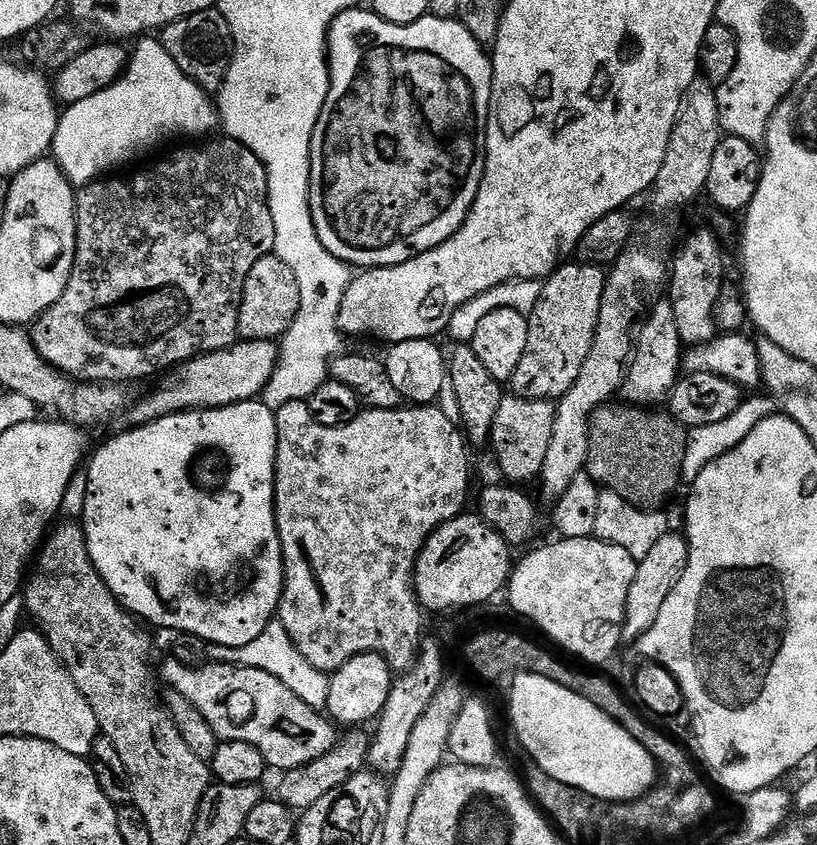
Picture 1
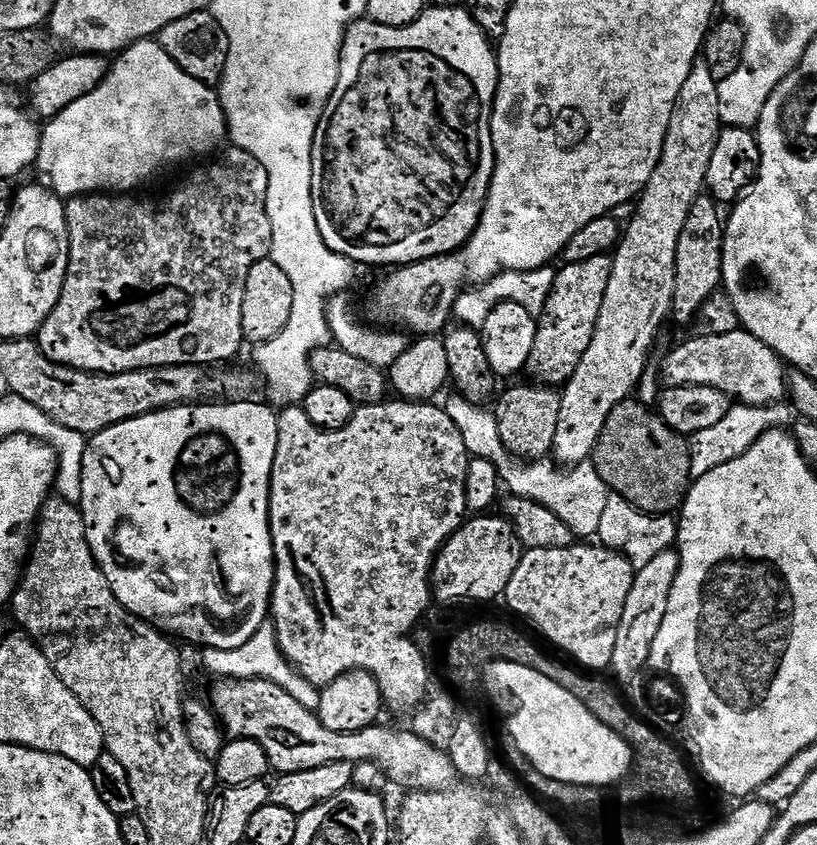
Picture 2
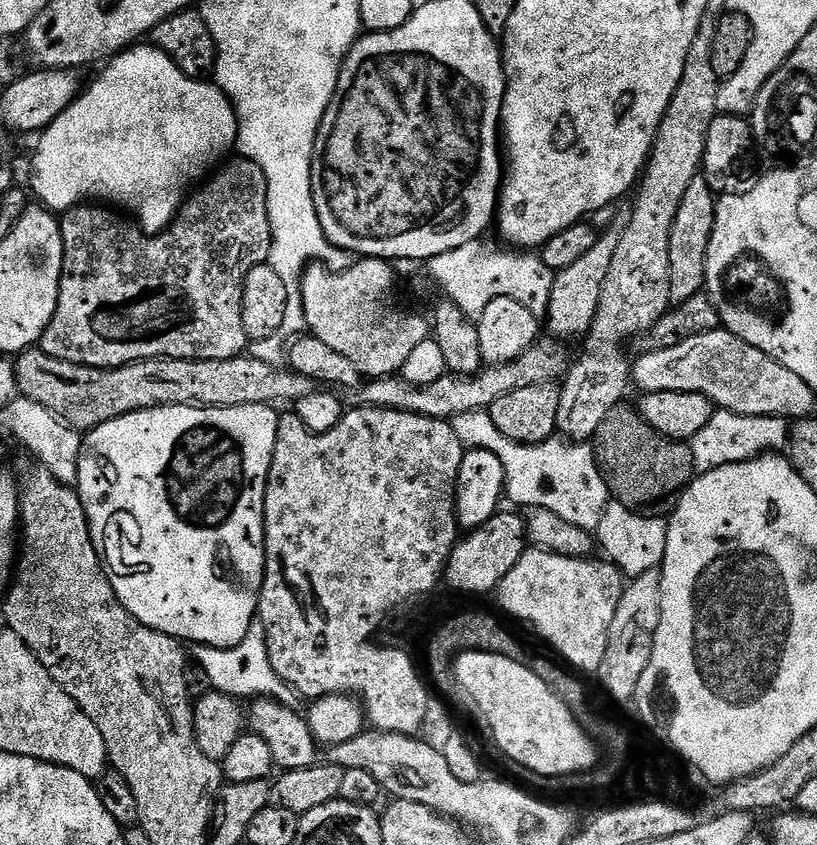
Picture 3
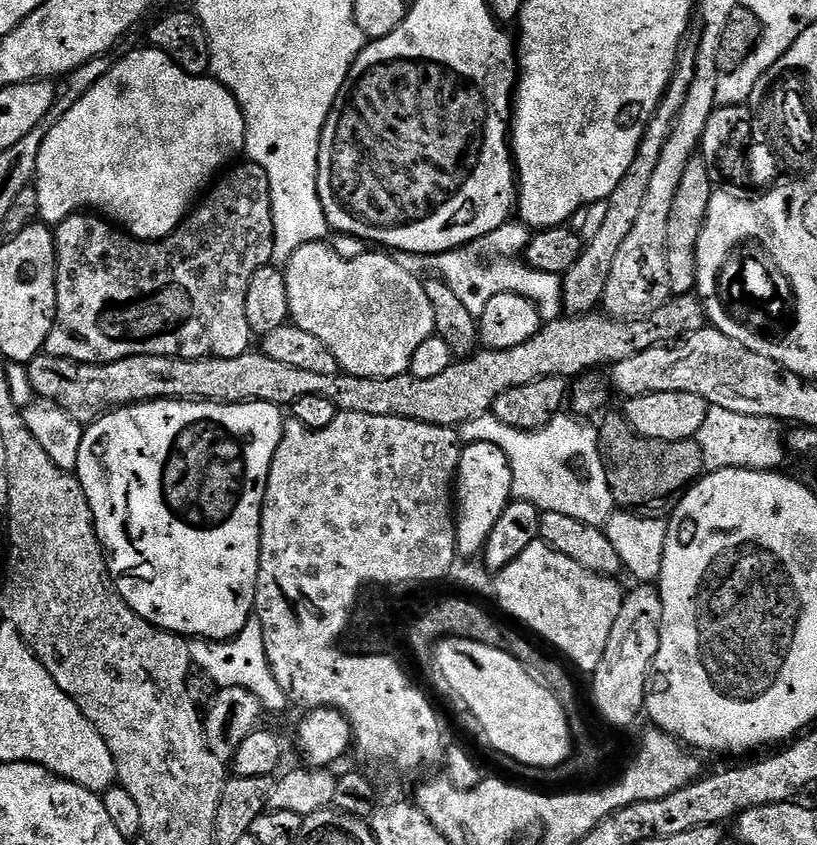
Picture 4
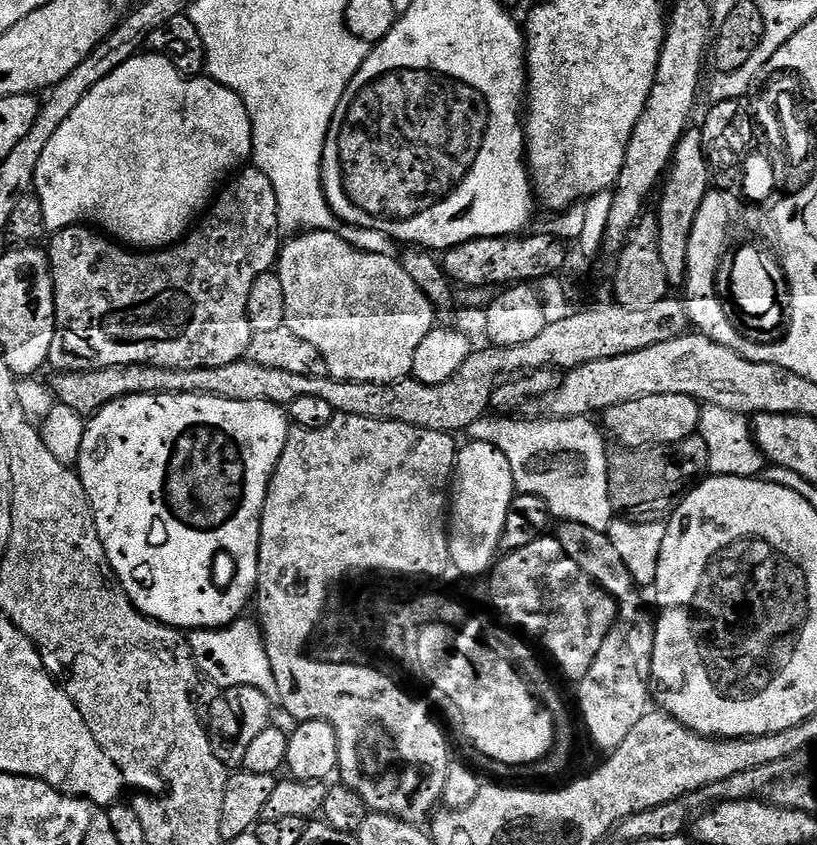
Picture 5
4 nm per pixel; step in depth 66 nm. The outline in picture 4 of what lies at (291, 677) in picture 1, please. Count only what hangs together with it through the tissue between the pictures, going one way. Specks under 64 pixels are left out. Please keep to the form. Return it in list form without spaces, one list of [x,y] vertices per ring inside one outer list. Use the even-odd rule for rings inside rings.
[[[252,615],[246,626],[236,636],[223,642],[193,639],[188,649],[192,655],[193,665],[201,668],[220,688],[245,688],[258,698],[261,709],[268,712],[284,712],[290,708],[288,695],[278,686],[278,678],[274,678],[270,662],[266,658],[266,642],[262,634],[262,622]]]

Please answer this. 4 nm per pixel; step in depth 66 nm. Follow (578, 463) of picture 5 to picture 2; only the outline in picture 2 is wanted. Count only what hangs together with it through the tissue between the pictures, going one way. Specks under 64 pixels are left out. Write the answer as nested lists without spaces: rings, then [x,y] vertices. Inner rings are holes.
[[[460,393],[449,394],[451,395],[444,402],[444,409],[462,434],[469,455],[493,464],[499,472],[501,483],[511,495],[528,498],[550,507],[579,539],[588,540],[599,533],[602,513],[610,493],[590,460],[569,468],[561,468],[550,458],[519,460],[506,450],[498,431],[496,415],[491,409],[470,403]]]

